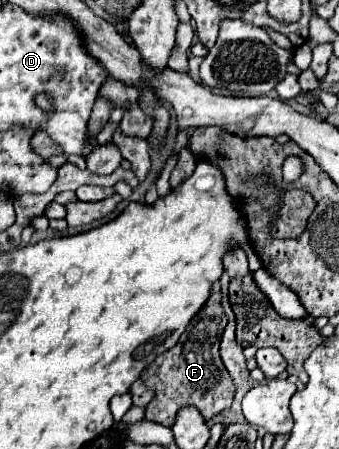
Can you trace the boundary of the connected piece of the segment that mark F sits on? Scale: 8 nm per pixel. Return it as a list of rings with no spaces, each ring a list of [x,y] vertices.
[[[215,281],[209,299],[201,307],[201,311],[189,321],[177,345],[161,353],[151,365],[145,367],[141,379],[155,393],[153,401],[147,405],[145,419],[157,421],[165,427],[173,427],[179,409],[185,405],[197,407],[205,419],[211,419],[213,415],[231,407],[235,385],[219,357],[219,343],[225,325],[227,325],[227,317],[221,309],[221,287],[219,281]]]

